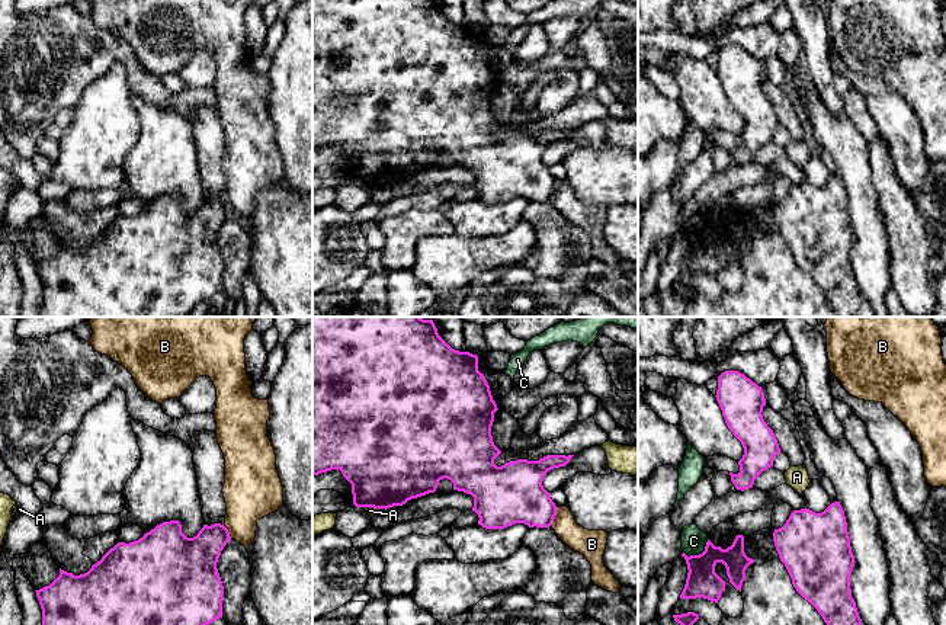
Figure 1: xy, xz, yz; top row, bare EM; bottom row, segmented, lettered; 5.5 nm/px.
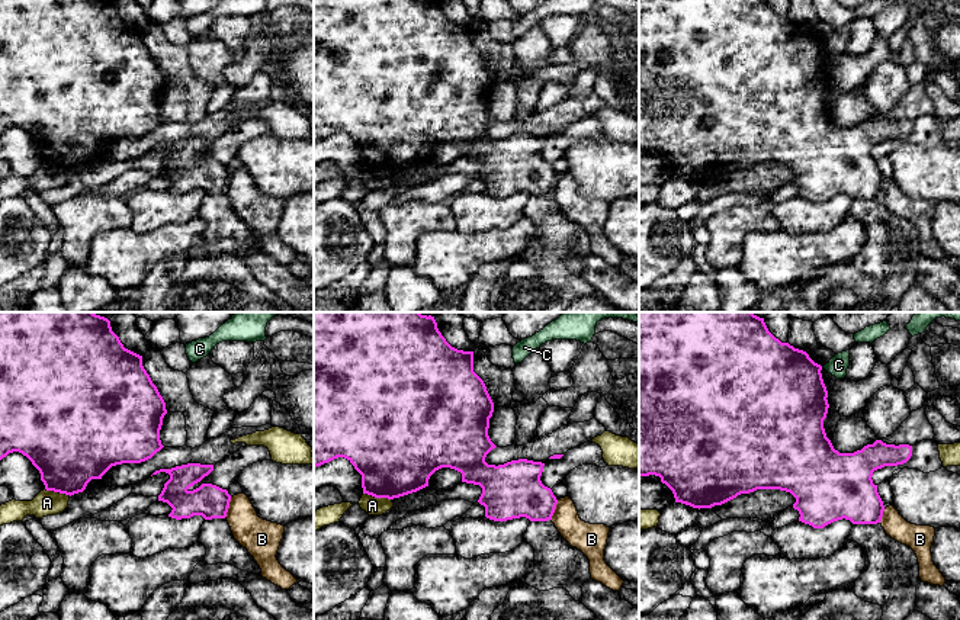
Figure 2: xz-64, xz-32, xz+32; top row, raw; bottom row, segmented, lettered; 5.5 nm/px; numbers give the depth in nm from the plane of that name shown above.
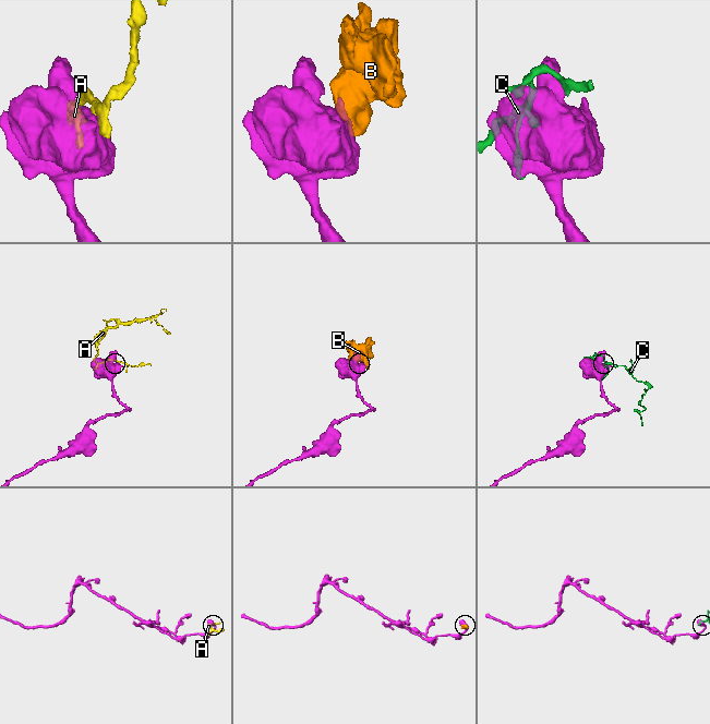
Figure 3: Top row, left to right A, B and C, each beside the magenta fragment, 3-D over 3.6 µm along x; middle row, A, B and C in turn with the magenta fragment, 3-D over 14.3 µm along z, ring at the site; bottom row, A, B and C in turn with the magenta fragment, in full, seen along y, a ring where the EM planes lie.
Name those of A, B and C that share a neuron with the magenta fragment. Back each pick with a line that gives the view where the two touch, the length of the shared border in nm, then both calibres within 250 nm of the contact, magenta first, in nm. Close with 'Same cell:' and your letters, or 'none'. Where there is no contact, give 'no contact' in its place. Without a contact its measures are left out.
Same cell: none

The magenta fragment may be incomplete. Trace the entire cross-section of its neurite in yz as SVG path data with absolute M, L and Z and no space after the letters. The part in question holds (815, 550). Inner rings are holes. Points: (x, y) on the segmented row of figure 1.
M840 501L831 503L821 513L806 507L793 510L786 523L775 529L773 542L793 587L818 610L827 625L862 625L856 602L852 597L850 576L854 555Z

